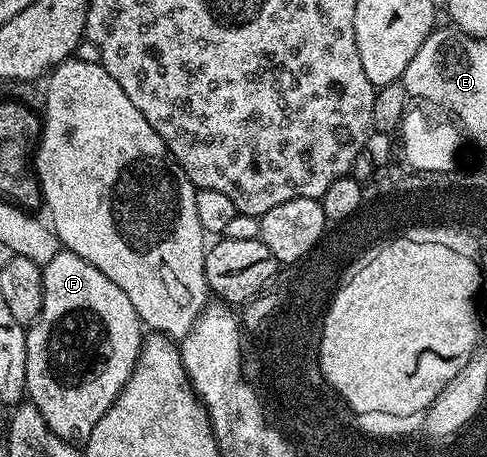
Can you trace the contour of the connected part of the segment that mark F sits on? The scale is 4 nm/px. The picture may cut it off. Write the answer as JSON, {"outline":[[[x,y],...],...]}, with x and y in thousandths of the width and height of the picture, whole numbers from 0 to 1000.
{"outline":[[[125,545],[109,562],[109,571],[101,571],[88,584],[88,674],[84,685],[72,698],[72,705],[53,718],[55,729],[55,853],[62,880],[72,884],[80,902],[92,912],[92,921],[101,930],[101,939],[109,939],[109,947],[117,947],[117,956],[140,965],[177,965],[187,954],[191,939],[207,912],[216,912],[216,904],[236,884],[246,856],[265,834],[265,825],[273,816],[277,794],[285,788],[285,775],[294,761],[294,744],[298,740],[298,709],[285,698],[281,676],[273,676],[273,659],[265,659],[265,650],[257,650],[257,641],[248,641],[248,632],[240,632],[240,624],[232,615],[224,615],[224,606],[216,606],[216,597],[207,597],[207,589],[199,589],[191,580],[183,580],[183,571],[175,571],[166,562],[158,562],[148,549]]]}

